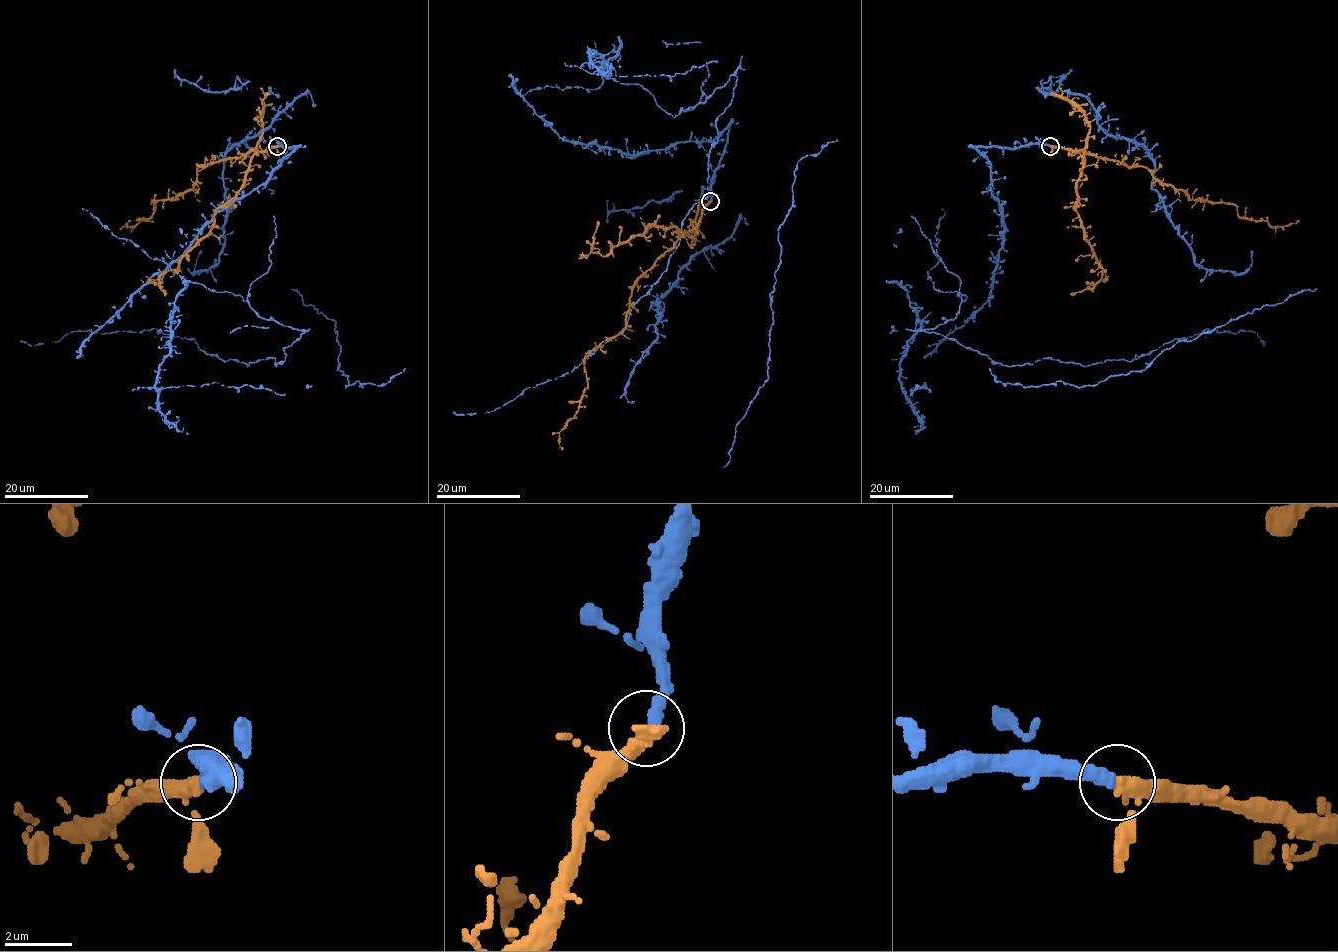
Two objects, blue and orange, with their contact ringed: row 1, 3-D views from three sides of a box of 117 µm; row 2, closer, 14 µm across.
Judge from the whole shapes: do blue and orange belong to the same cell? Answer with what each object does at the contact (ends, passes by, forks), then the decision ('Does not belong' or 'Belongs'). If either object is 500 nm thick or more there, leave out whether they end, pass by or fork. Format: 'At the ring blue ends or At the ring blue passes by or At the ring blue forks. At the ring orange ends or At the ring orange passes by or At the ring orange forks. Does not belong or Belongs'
At the ring blue ends. At the ring orange passes by. Belongs

